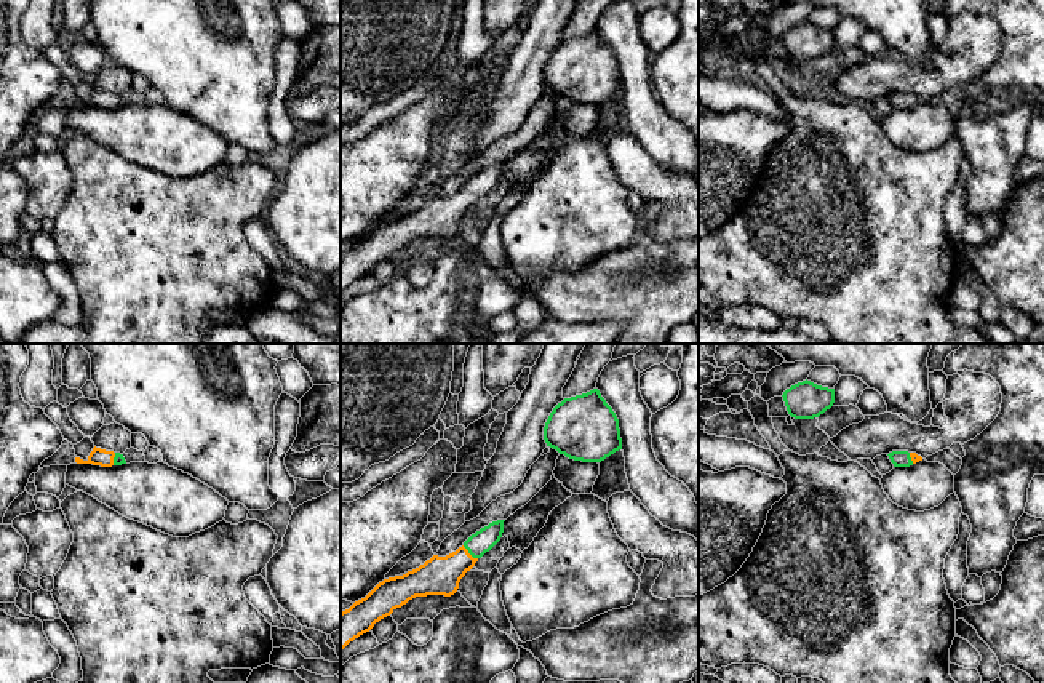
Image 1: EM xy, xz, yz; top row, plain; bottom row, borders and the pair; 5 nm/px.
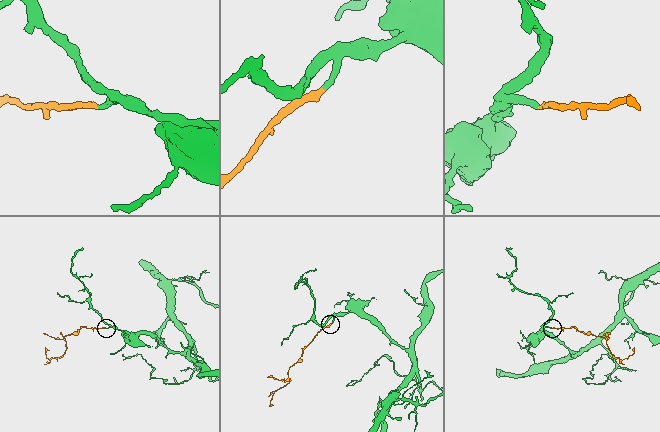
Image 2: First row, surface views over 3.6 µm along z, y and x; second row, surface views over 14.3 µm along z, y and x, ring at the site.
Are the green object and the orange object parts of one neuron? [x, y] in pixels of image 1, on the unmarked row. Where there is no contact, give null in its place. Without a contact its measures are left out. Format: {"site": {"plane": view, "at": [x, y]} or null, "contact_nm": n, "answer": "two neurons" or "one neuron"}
{"site": {"plane": "xz", "at": [470, 195]}, "contact_nm": 100, "answer": "one neuron"}

